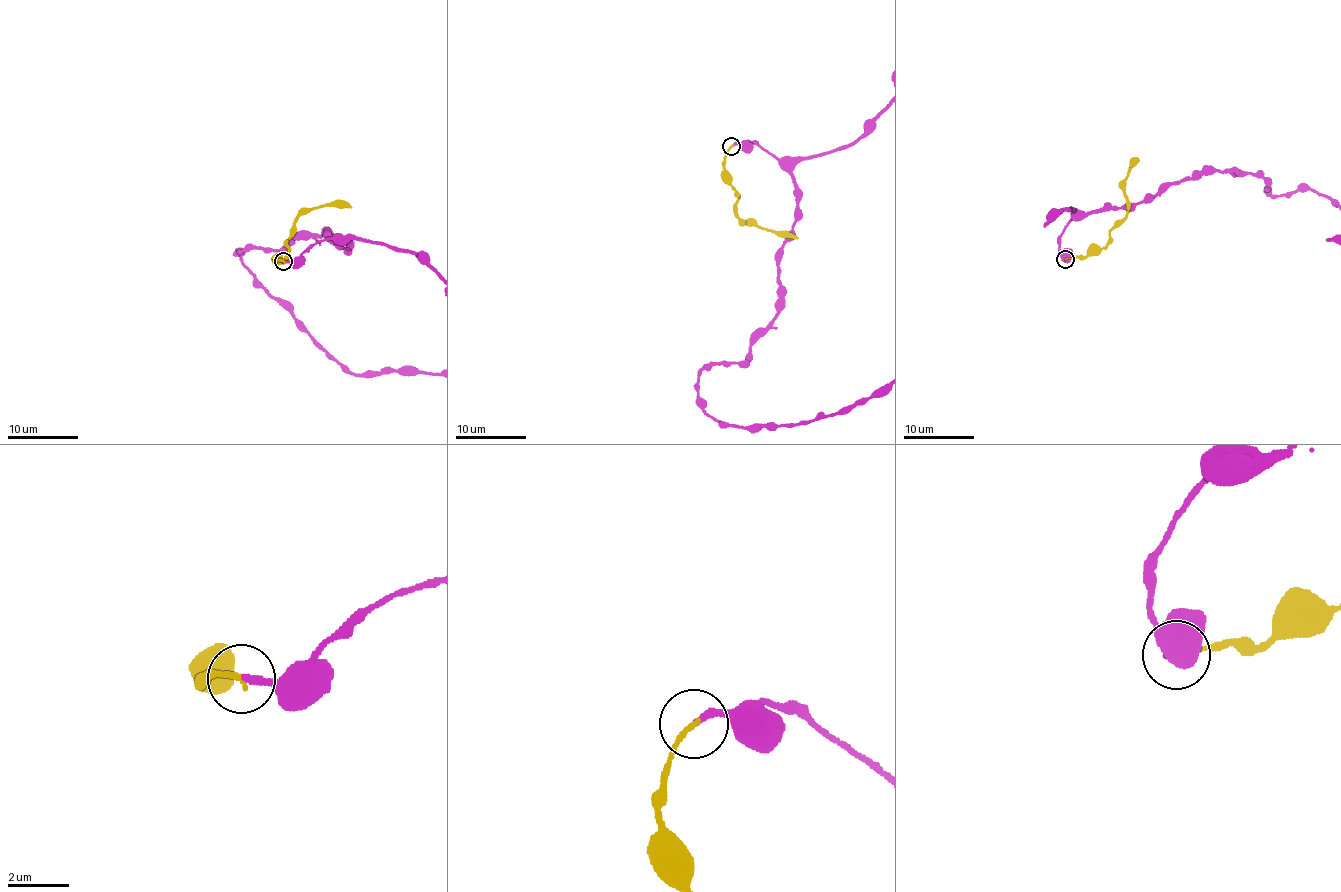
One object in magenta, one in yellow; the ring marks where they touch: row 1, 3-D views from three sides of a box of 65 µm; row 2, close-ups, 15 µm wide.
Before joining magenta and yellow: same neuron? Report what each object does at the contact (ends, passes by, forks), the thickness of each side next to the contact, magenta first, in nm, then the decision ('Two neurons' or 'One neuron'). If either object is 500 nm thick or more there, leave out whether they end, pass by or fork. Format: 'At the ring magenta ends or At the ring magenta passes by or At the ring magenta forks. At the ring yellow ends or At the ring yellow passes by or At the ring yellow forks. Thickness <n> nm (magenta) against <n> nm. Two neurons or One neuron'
At the ring magenta ends. At the ring yellow ends. Thickness 220 nm (magenta) against 170 nm. One neuron

